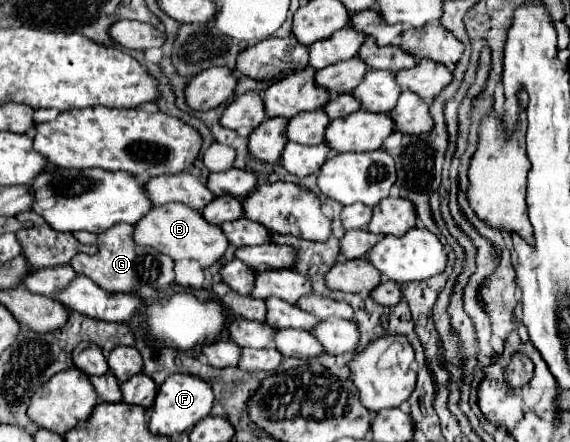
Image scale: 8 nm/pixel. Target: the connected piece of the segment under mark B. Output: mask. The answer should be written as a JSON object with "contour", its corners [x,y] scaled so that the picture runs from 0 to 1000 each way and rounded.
{"contour":[[[289,459],[268,468],[258,486],[251,486],[251,495],[237,505],[233,545],[240,554],[268,559],[286,577],[296,577],[304,590],[318,590],[318,586],[349,590],[356,609],[381,595],[402,554],[384,509],[363,505],[349,477],[321,468],[318,459]]]}

